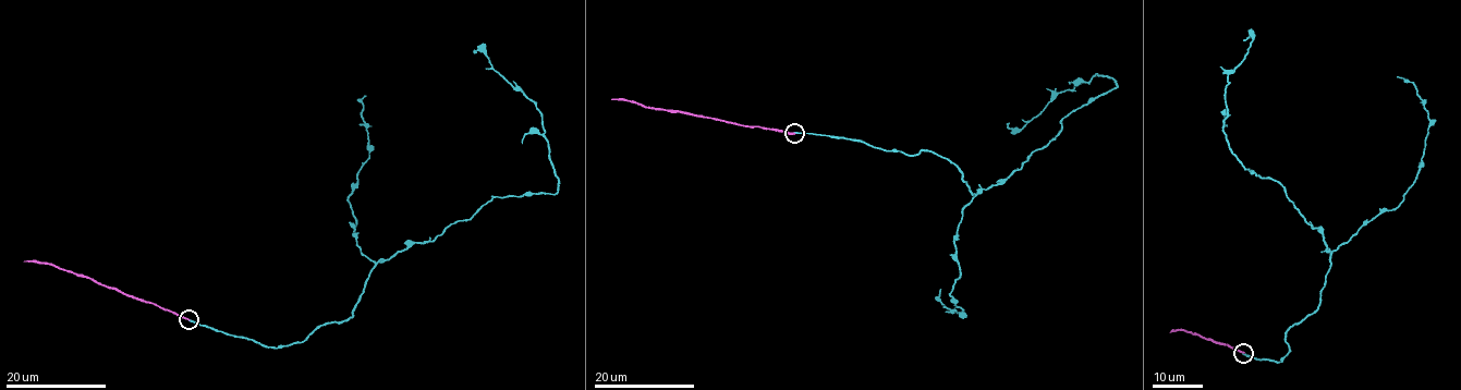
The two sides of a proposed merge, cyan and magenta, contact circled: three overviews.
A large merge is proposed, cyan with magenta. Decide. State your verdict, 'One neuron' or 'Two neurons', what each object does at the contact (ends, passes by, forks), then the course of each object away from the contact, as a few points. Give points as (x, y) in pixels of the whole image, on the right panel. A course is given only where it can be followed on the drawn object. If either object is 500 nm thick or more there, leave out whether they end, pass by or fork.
Two neurons. At the ring cyan ends. At the ring magenta ends. Course of cyan: (1244, 353), (1282, 360), (1287, 329), (1319, 304), (1331, 254), (1281, 185), (1229, 148), (1227, 76), (1243, 40). Course of magenta: (1244, 352), (1181, 329), (1170, 332)

